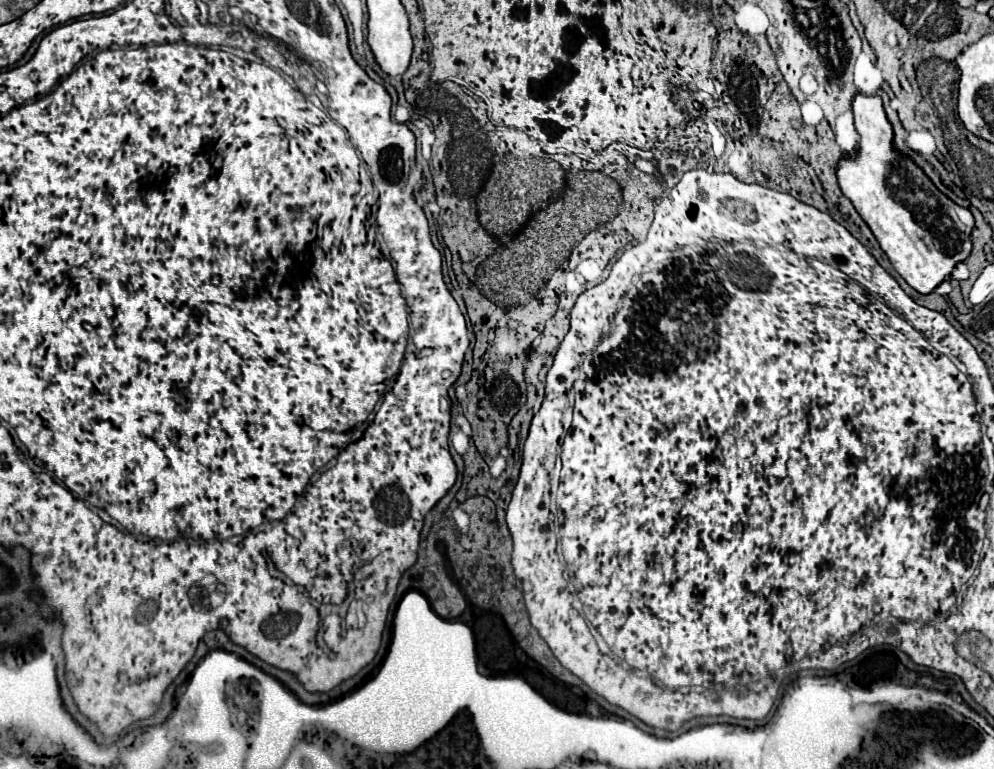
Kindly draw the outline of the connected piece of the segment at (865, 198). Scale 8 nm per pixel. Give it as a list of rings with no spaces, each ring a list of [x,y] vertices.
[[[868,101],[854,105],[854,123],[860,135],[860,147],[854,157],[840,159],[836,171],[838,183],[842,193],[854,203],[860,217],[872,229],[894,269],[918,293],[930,293],[938,283],[950,277],[956,263],[970,255],[970,231],[974,227],[974,217],[966,207],[956,209],[956,203],[940,201],[940,205],[944,205],[944,237],[936,237],[936,229],[928,229],[924,221],[916,221],[916,213],[912,213],[912,209],[904,209],[904,205],[888,193],[888,173],[904,173],[904,177],[912,177],[912,181],[916,181],[916,173],[912,173],[912,165],[904,165],[904,161],[892,153],[892,141],[888,141],[890,125],[884,125],[884,121],[886,117],[876,121],[876,113],[872,113],[872,105],[868,105]]]

